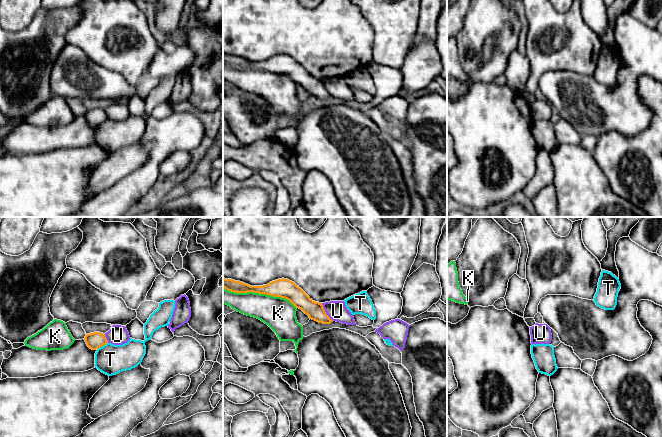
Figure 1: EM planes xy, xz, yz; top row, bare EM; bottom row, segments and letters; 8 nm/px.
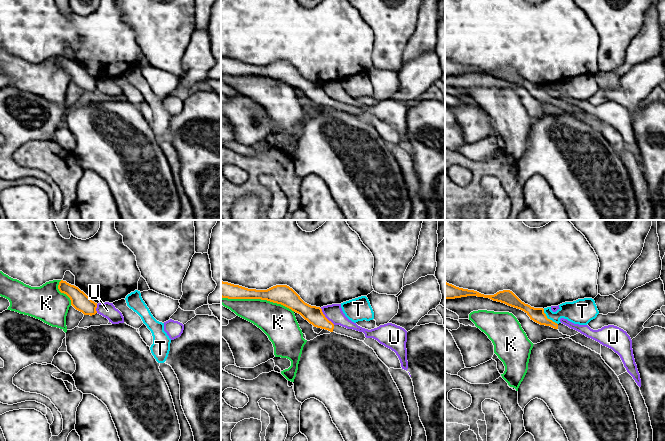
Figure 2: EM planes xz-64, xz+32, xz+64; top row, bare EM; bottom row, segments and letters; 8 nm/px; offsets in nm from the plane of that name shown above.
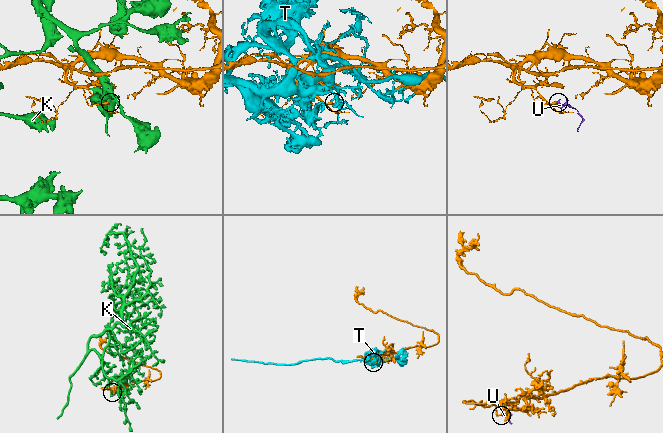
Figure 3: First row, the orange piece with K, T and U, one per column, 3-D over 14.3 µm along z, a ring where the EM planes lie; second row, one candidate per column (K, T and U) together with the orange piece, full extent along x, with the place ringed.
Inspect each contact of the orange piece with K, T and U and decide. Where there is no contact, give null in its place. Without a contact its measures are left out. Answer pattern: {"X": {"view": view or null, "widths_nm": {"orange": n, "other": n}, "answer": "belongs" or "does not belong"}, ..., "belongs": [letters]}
{"K": {"view": "xz", "widths_nm": {"orange": 160, "other": 260}, "answer": "does not belong"}, "T": {"view": "xy", "widths_nm": {"orange": 130, "other": 240}, "answer": "does not belong"}, "U": {"view": "xz", "widths_nm": {"orange": 140, "other": 160}, "answer": "does not belong"}, "belongs": []}

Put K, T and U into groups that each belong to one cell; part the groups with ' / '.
K / T / U

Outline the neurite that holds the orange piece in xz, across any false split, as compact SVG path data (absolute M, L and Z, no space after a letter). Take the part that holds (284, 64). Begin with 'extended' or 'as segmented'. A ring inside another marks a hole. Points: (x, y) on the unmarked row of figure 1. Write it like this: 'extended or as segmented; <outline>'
as segmented; M223 54L223 63L235 69L253 68L285 74L310 95L323 100L333 98L326 90L322 79L313 77L299 62L288 55L278 55L263 62L250 62L240 57Z

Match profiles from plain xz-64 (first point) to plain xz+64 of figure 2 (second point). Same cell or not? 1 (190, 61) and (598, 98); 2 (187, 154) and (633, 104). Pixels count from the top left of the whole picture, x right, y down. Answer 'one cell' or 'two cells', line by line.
1: one cell
2: two cells

